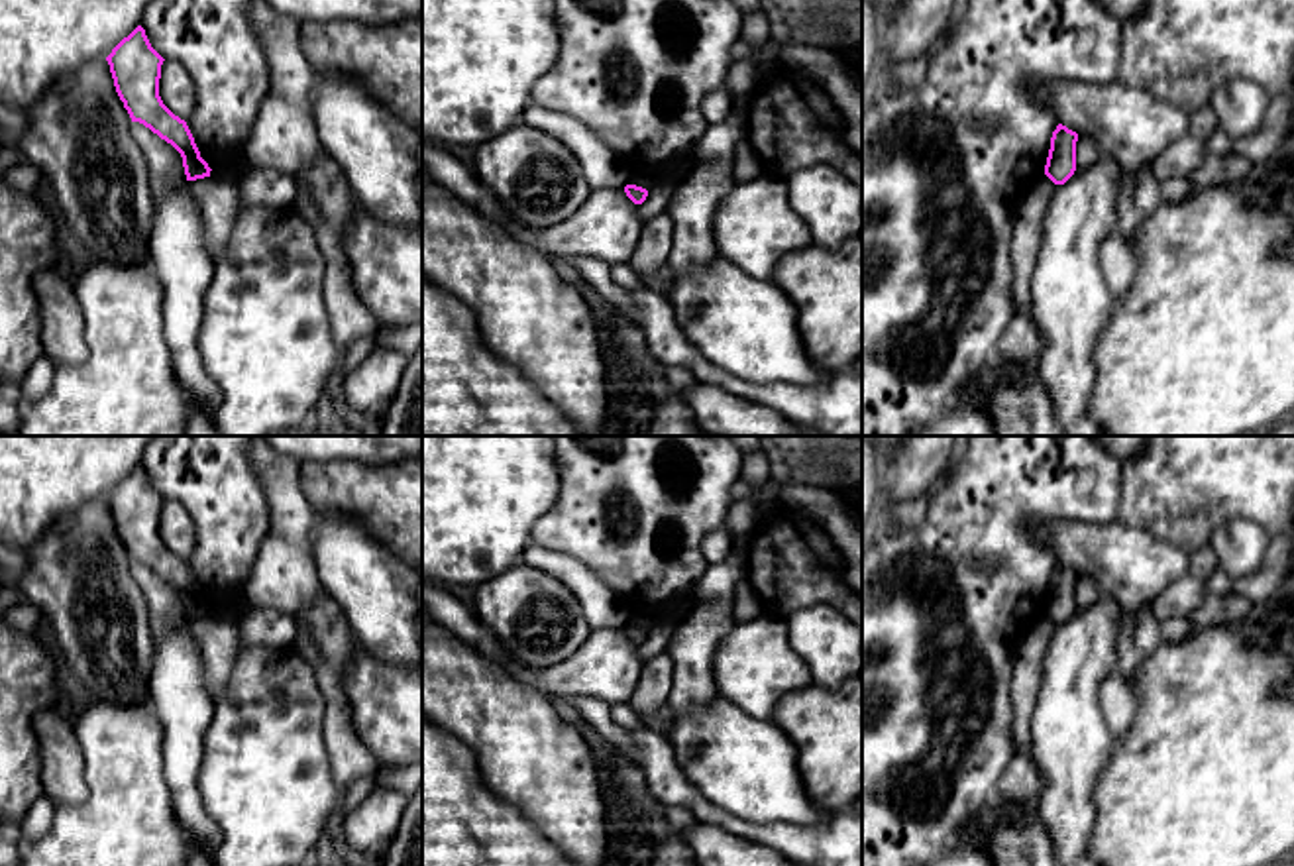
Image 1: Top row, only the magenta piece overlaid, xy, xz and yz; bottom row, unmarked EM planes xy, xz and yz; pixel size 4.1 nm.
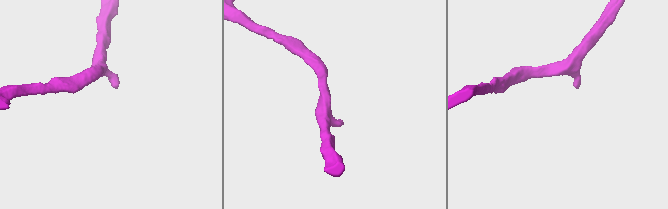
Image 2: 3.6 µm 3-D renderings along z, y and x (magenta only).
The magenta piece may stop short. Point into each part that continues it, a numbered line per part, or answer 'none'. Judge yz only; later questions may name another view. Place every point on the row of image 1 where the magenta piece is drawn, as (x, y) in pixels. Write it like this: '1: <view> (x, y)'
none

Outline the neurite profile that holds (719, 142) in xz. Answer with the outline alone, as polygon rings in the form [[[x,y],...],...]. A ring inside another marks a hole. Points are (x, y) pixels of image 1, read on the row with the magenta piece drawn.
[[[732,110],[721,124],[709,126],[709,130],[697,141],[693,149],[693,165],[725,161],[734,167],[734,149],[742,134],[742,120],[736,110]]]

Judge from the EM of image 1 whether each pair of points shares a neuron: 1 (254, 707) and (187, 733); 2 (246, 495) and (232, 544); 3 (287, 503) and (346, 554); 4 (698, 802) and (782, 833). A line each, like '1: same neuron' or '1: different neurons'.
1: different neurons
2: same neuron
3: different neurons
4: same neuron

